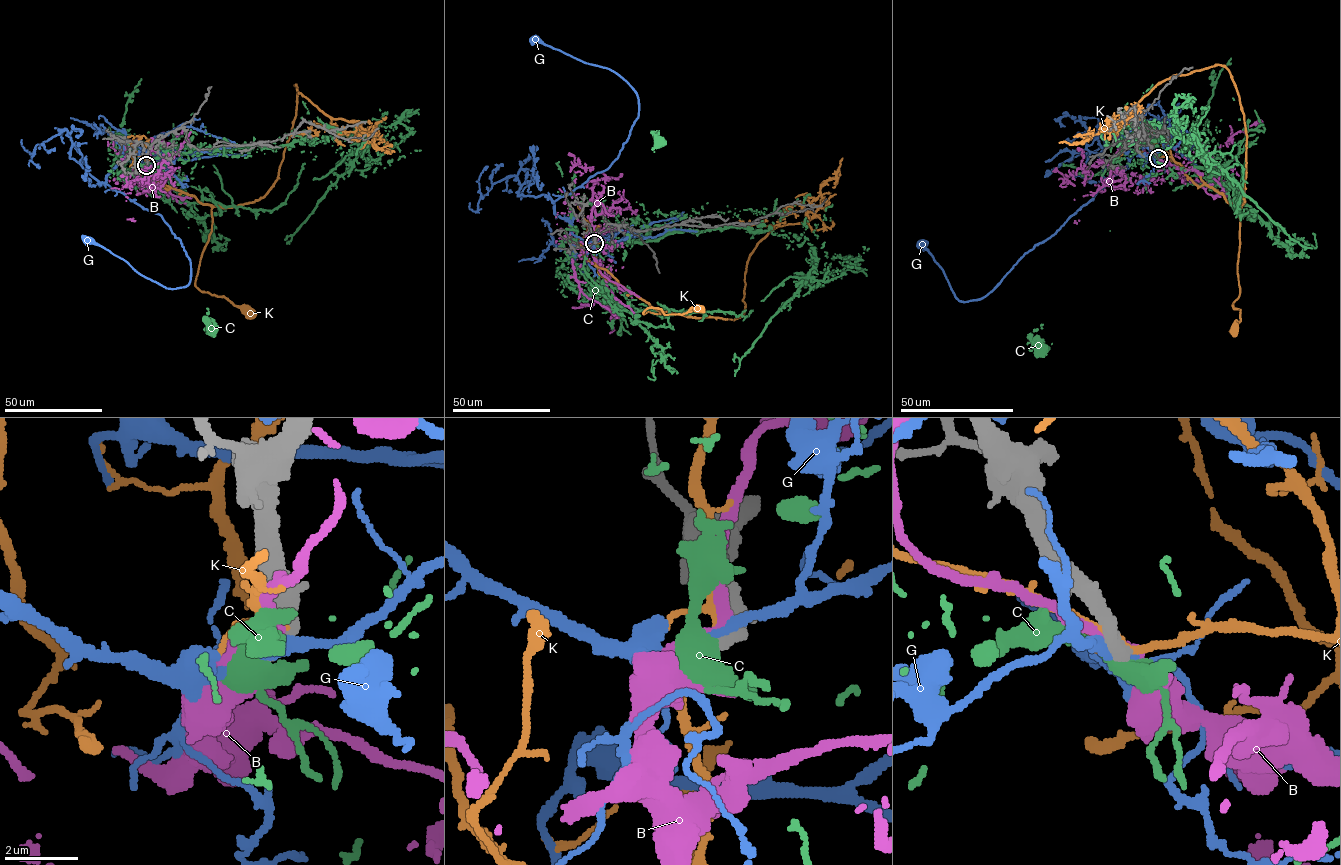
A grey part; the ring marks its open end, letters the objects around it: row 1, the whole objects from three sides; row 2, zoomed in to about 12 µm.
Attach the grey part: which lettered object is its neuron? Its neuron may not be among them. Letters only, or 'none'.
none

